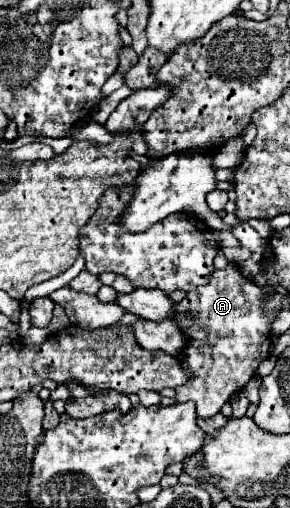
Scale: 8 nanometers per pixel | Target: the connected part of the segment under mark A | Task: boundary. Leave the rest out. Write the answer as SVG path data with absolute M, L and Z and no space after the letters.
M229 263L225 269L215 269L207 285L189 291L185 299L175 305L175 319L191 339L179 361L193 375L191 381L175 389L177 403L195 401L199 417L213 417L225 401L257 375L257 367L271 353L269 319L263 315L259 299L261 289L255 281L243 277L241 271Z

